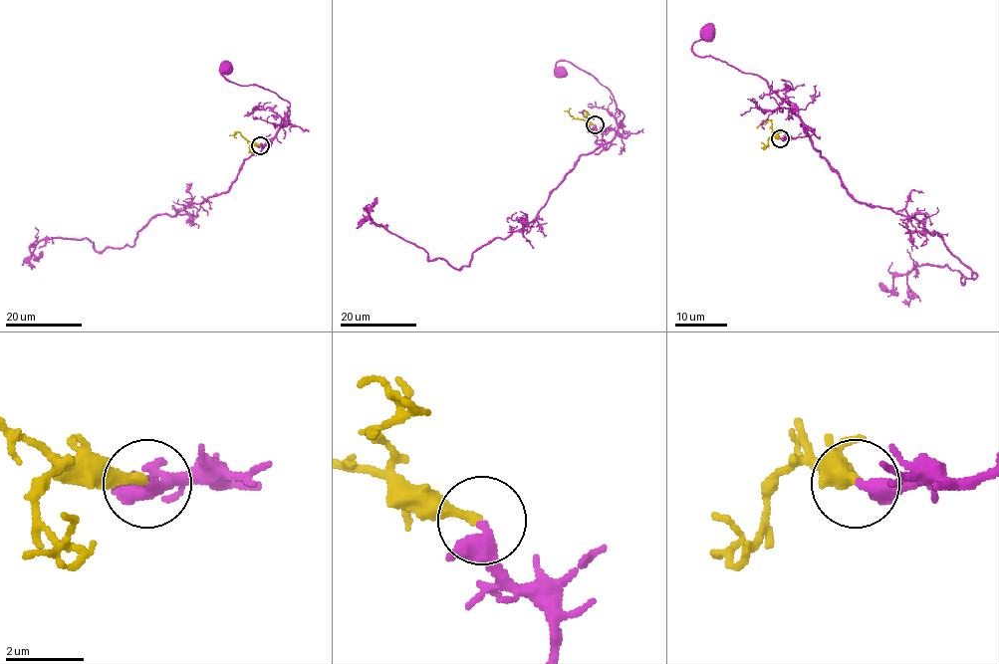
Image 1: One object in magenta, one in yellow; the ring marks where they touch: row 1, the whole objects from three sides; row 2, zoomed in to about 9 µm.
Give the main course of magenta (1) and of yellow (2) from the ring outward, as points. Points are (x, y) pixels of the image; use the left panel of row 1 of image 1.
1: (260, 145), (267, 145), (290, 104), (256, 85), (228, 82), (221, 73), (225, 67)
2: (260, 145), (248, 141), (238, 131), (235, 137)

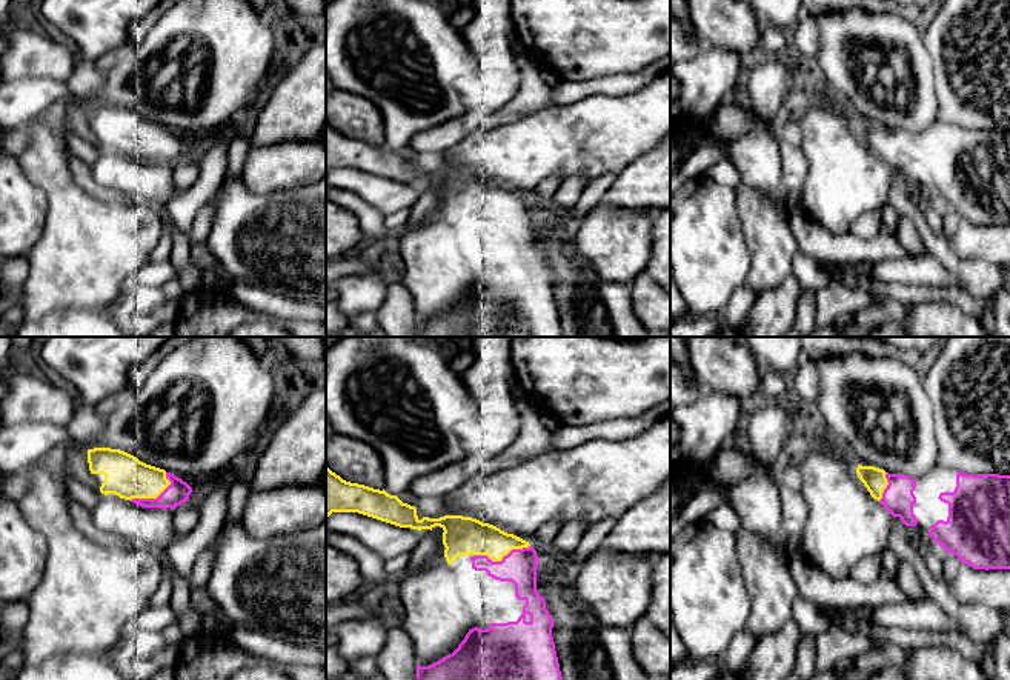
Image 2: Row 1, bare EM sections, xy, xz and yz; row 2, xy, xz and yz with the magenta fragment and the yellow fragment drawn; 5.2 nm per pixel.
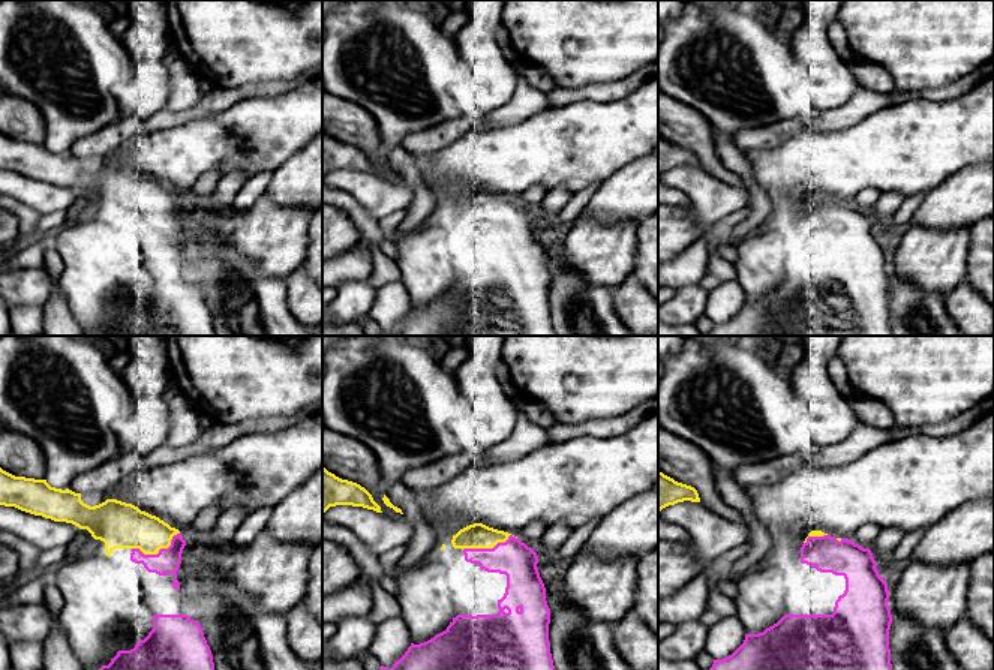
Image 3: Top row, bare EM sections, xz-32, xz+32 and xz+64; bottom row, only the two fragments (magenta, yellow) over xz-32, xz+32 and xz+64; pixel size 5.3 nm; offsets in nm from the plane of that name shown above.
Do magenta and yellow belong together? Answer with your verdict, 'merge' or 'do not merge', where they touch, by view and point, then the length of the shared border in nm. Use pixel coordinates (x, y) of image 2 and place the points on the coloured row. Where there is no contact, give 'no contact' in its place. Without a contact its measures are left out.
merge | xz (501, 560) | 320 nm

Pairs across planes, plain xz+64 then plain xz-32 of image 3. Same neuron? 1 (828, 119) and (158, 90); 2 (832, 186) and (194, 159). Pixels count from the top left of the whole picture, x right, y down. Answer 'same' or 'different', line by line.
1: different
2: same

